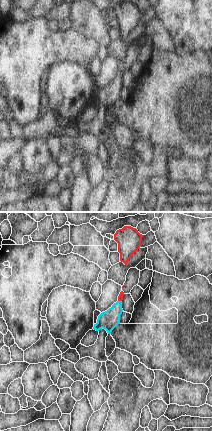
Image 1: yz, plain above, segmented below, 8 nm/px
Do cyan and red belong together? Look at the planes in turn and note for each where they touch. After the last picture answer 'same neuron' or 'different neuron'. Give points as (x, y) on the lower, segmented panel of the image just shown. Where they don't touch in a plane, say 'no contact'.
(120, 301)

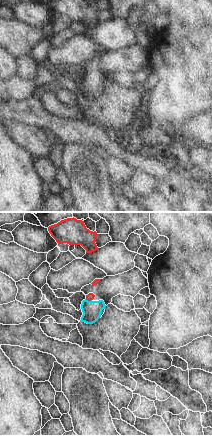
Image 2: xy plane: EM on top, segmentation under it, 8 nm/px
(87, 300)

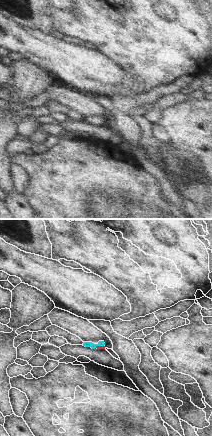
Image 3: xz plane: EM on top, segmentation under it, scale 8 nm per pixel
(99, 345)

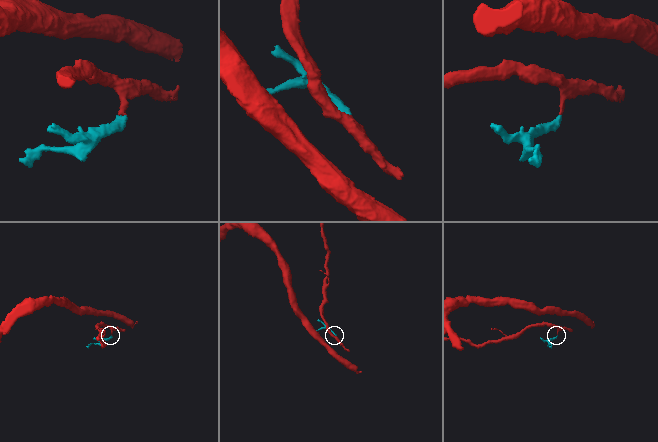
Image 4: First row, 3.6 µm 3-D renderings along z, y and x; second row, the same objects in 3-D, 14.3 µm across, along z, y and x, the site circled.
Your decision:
same neuron

